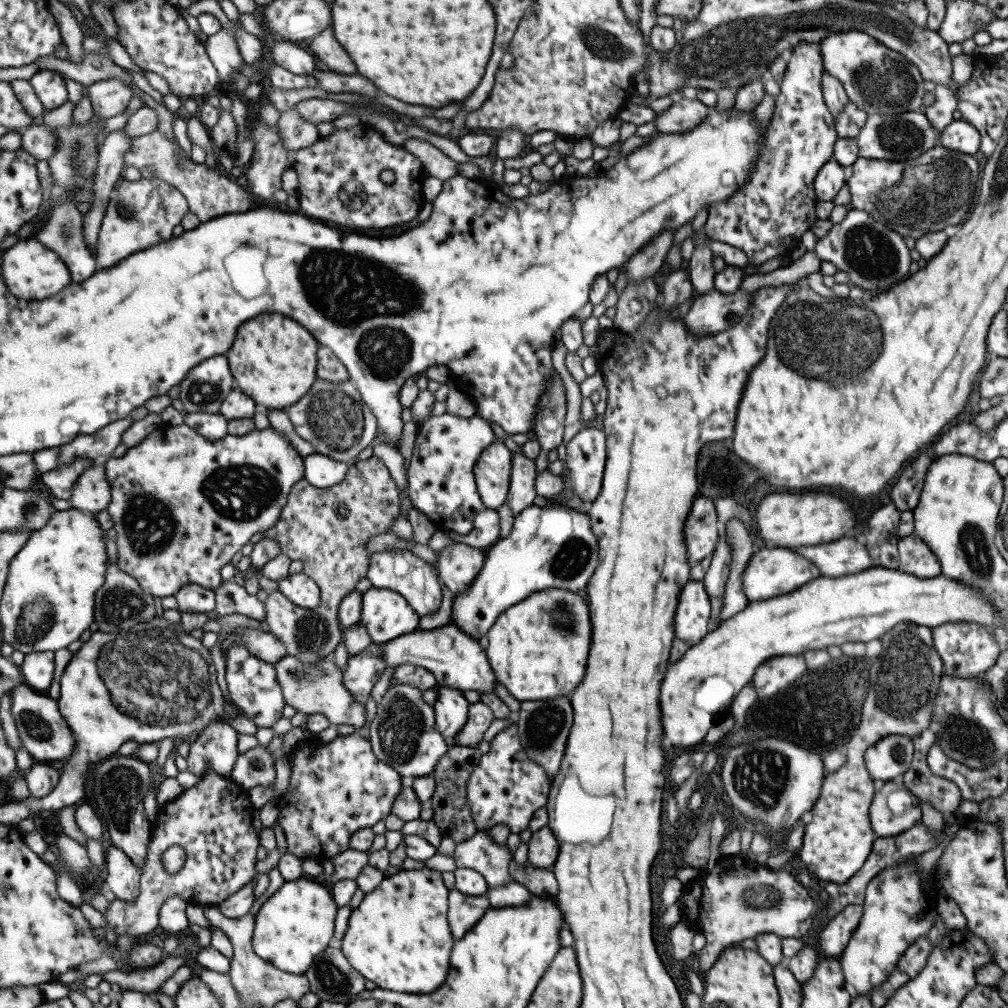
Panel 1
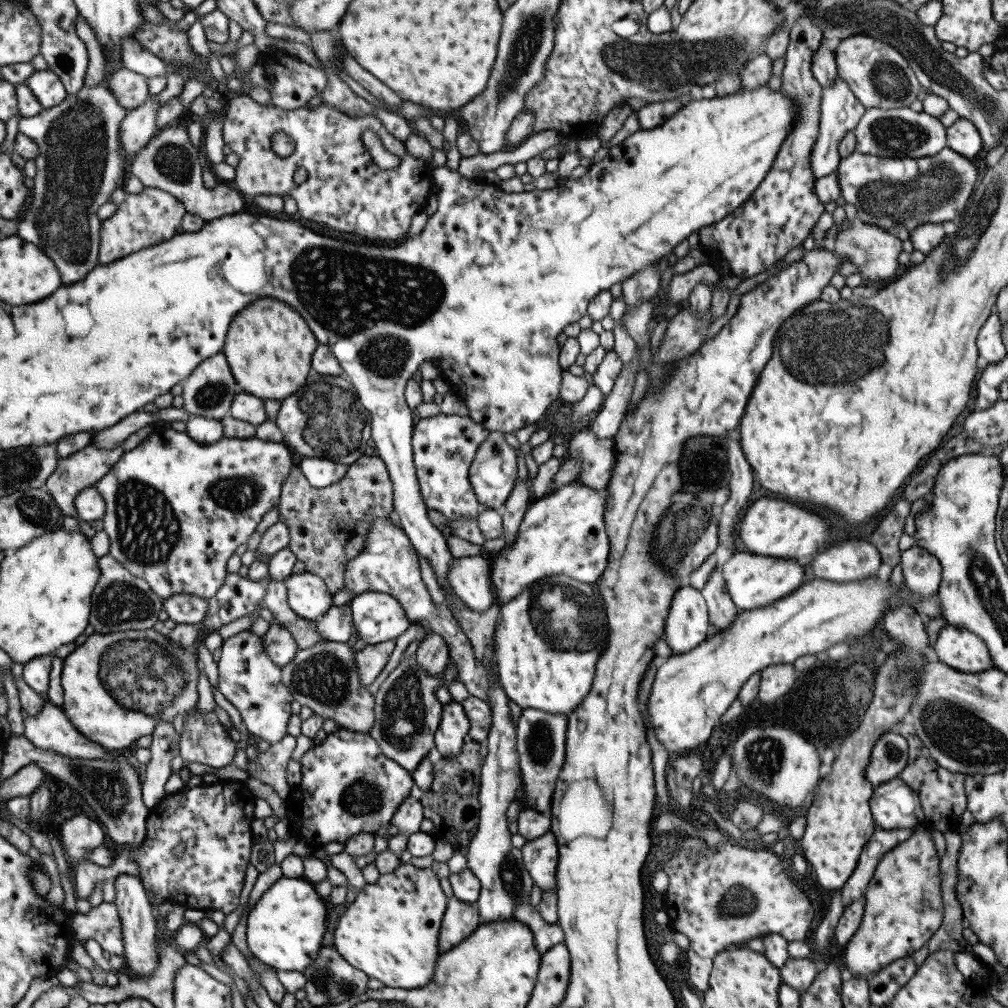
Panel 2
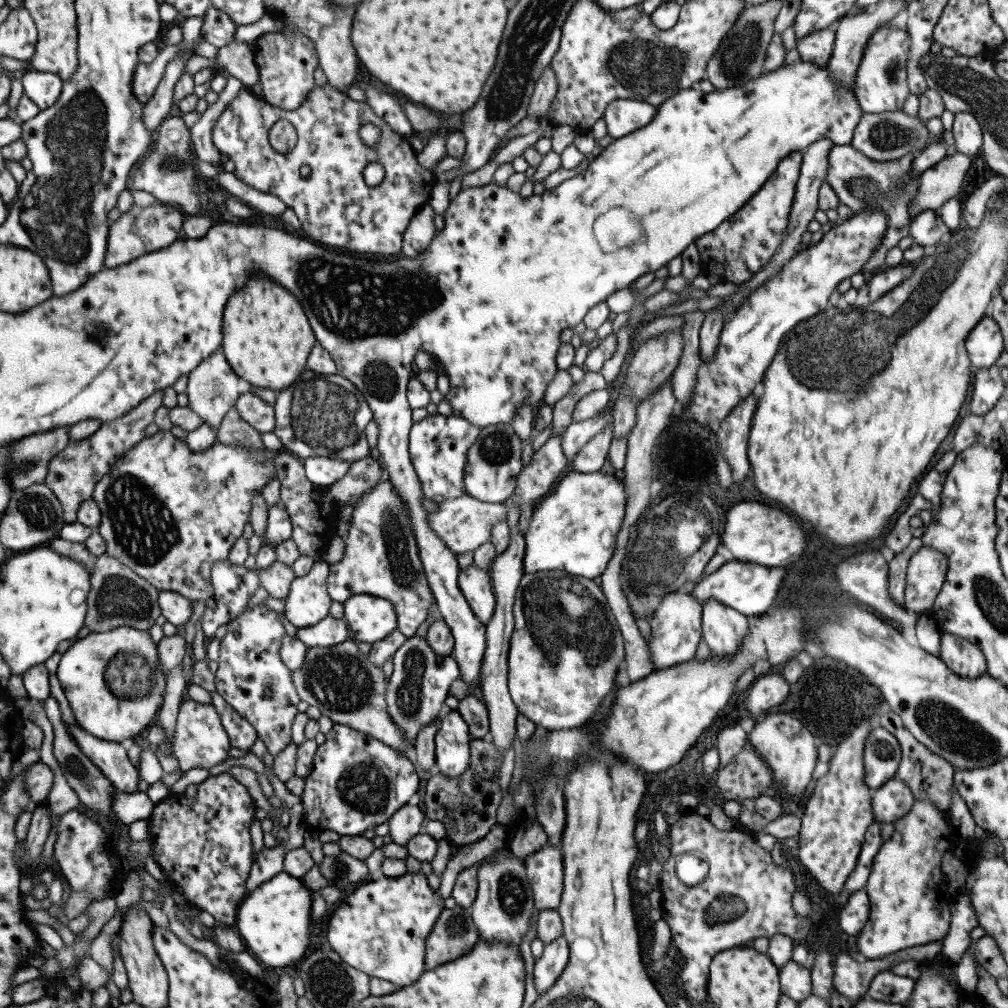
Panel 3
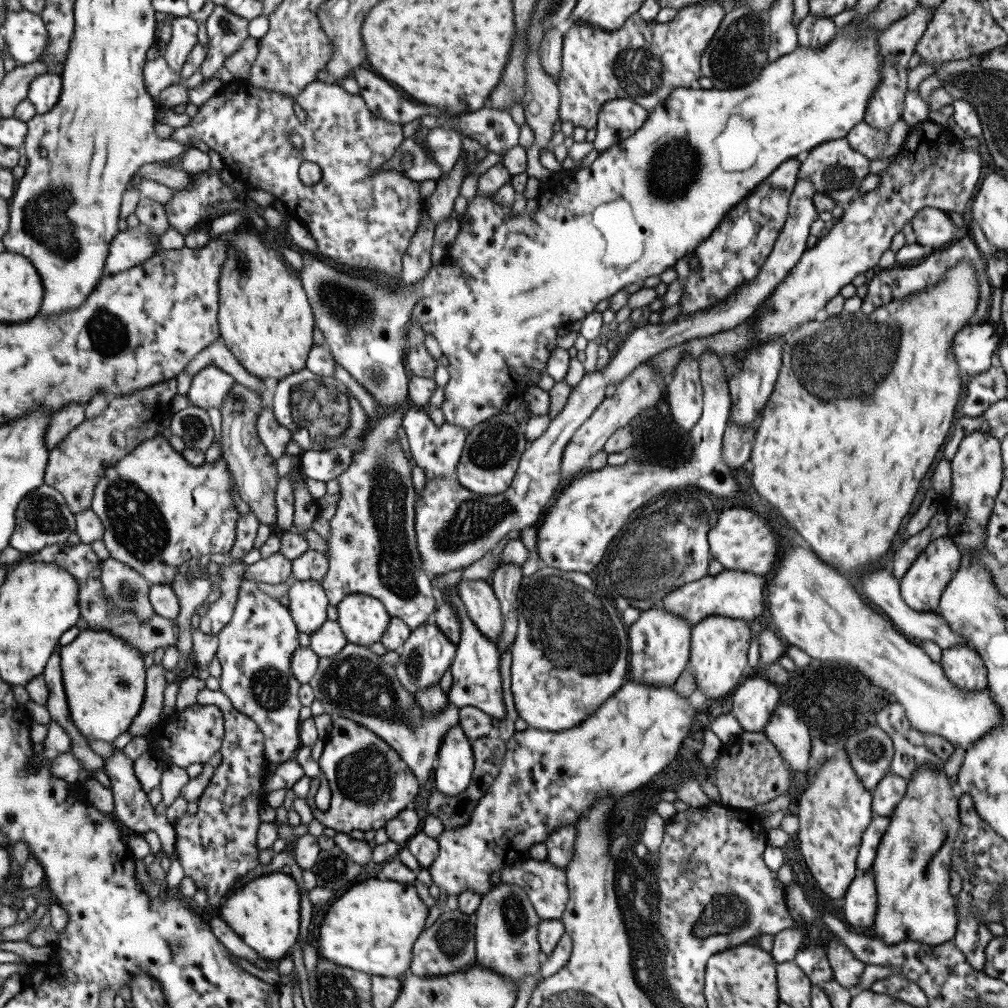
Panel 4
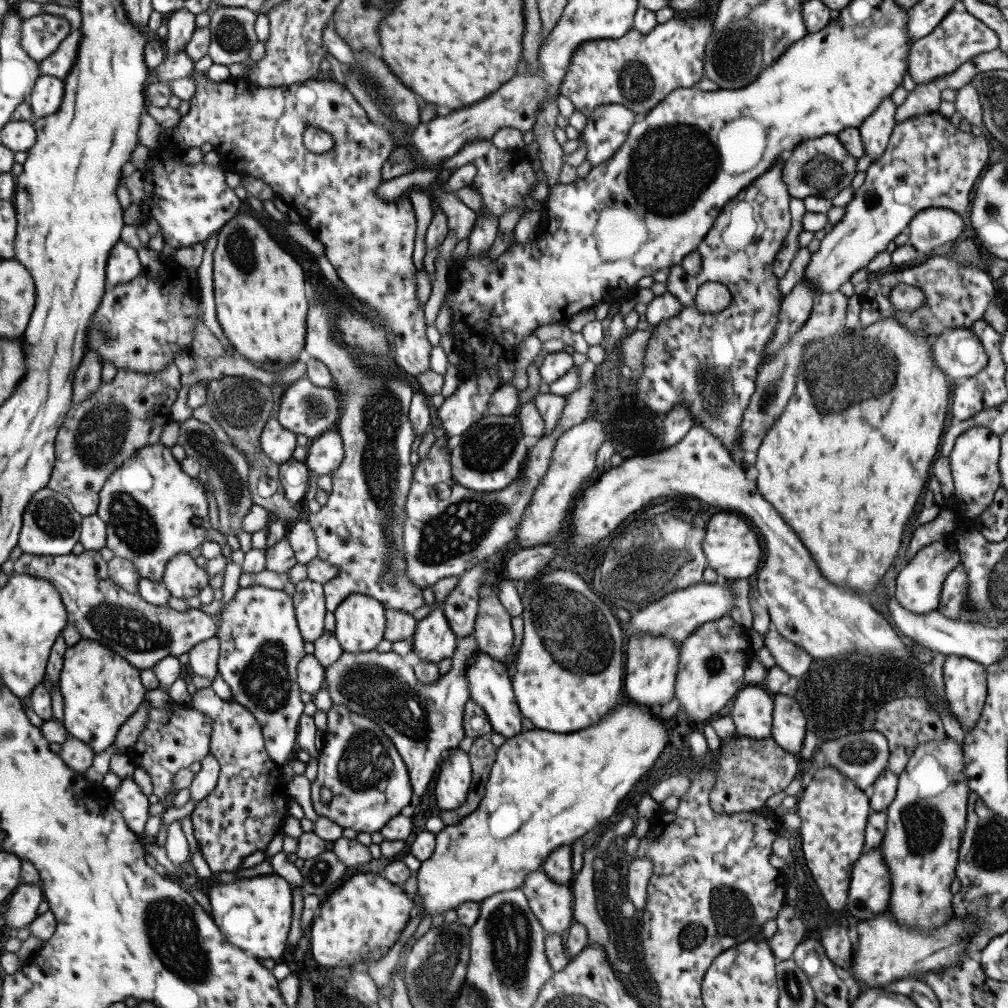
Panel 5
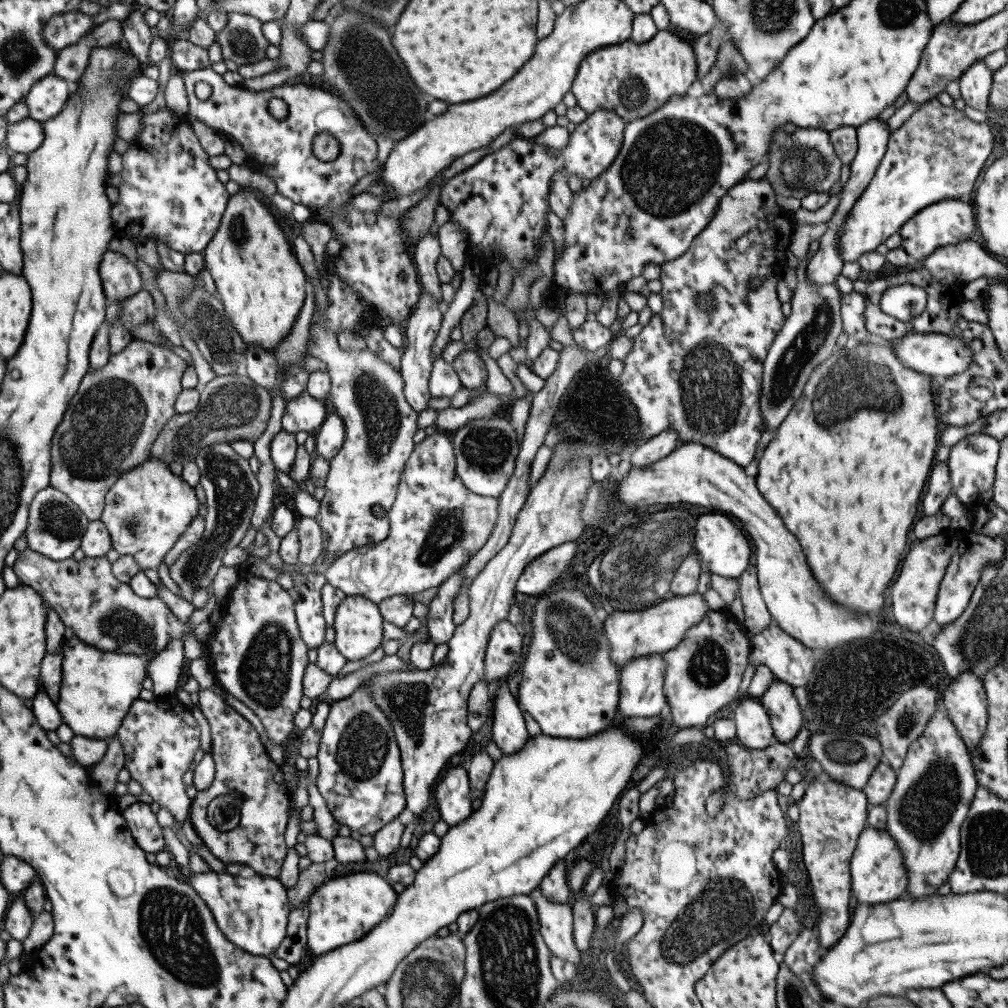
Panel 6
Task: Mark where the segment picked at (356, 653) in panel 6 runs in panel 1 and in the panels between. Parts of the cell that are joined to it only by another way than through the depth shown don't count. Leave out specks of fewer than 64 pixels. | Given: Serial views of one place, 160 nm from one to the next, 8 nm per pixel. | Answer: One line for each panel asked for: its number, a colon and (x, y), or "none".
1: (385, 615)
2: (377, 617)
3: (371, 618)
4: (363, 619)
5: (359, 620)

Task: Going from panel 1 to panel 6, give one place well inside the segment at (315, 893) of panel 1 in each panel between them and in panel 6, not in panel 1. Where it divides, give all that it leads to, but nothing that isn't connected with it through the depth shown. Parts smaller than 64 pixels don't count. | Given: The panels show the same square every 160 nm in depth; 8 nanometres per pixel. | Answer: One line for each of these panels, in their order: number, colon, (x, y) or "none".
2: (284, 928)
3: (272, 920)
4: (264, 912)
5: (253, 914)
6: (252, 912)

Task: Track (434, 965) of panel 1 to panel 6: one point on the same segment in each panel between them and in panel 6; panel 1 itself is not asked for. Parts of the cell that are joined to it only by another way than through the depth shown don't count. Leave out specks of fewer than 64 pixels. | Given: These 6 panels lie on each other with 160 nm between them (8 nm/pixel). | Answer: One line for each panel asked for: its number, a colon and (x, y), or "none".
2: (389, 931)
3: (379, 928)
4: (371, 926)
5: (361, 919)
6: (343, 909)

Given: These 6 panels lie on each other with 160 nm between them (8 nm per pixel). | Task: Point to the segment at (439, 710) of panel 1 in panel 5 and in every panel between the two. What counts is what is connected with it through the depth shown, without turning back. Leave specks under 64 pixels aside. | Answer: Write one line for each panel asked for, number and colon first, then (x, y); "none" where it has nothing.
2: (452, 729)
3: (451, 739)
4: (452, 772)
5: (451, 784)

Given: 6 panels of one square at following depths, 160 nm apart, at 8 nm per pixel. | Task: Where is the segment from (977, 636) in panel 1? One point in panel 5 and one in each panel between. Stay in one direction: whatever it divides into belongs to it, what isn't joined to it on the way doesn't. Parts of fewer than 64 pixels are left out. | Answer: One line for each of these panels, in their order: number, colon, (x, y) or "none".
2: (958, 648)
3: (964, 659)
4: (962, 665)
5: (964, 681)

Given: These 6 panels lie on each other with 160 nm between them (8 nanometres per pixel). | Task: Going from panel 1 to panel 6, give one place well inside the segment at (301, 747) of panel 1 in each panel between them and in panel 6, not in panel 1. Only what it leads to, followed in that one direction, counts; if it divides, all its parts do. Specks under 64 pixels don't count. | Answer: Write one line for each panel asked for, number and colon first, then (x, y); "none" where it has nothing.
2: (348, 787)
3: (356, 782)
4: (370, 785)
5: (357, 763)
6: (359, 777)

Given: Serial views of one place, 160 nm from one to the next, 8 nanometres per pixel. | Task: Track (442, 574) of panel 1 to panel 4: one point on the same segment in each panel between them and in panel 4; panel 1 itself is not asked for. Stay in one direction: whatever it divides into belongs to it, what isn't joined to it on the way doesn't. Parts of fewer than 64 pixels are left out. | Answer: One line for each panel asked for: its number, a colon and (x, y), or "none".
2: (468, 577)
3: (474, 583)
4: (482, 607)

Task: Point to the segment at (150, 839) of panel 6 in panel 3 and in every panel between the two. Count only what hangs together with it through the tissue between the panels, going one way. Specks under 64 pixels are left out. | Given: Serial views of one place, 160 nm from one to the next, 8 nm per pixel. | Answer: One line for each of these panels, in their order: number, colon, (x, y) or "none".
3: (109, 758)
4: (132, 811)
5: (132, 805)

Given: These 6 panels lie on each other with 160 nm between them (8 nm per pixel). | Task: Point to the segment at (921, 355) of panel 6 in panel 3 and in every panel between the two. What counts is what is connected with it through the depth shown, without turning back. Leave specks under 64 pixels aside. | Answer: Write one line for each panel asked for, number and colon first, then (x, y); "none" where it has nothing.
3: (983, 344)
4: (972, 347)
5: (958, 353)

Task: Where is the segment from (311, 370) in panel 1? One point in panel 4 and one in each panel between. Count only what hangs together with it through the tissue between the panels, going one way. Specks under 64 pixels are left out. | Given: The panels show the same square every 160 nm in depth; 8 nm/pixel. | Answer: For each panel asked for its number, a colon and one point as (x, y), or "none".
2: (268, 348)
3: (266, 339)
4: (263, 319)

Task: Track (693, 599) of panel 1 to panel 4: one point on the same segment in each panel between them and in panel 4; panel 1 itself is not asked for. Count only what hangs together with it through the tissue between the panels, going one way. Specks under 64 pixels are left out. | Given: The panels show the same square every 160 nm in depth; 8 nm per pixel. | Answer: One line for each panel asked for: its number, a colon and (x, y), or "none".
2: (685, 626)
3: (675, 630)
4: (658, 641)

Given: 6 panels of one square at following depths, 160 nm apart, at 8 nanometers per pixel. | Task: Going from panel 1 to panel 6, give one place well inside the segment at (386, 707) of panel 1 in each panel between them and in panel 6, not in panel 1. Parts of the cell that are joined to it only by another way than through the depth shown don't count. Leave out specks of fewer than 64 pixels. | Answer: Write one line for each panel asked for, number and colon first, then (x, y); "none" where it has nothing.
2: (406, 714)
3: (418, 684)
4: (426, 654)
5: (432, 639)
6: (438, 620)

